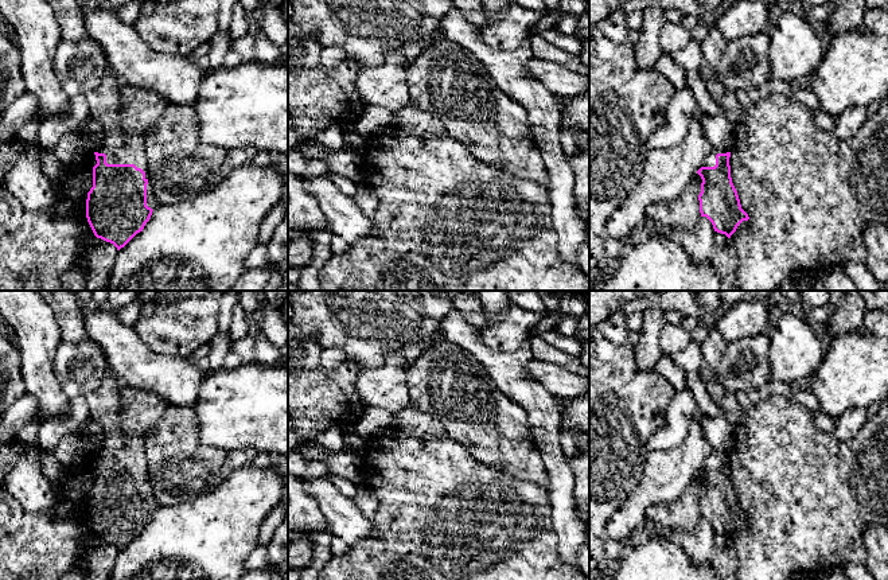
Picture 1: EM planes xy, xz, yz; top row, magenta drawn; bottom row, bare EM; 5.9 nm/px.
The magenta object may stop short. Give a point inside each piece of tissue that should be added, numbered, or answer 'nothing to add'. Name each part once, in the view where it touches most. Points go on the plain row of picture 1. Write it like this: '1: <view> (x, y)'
1: xy (120, 448)

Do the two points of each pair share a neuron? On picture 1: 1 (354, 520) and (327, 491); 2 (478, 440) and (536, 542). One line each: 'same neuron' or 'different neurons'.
1: same neuron
2: different neurons

